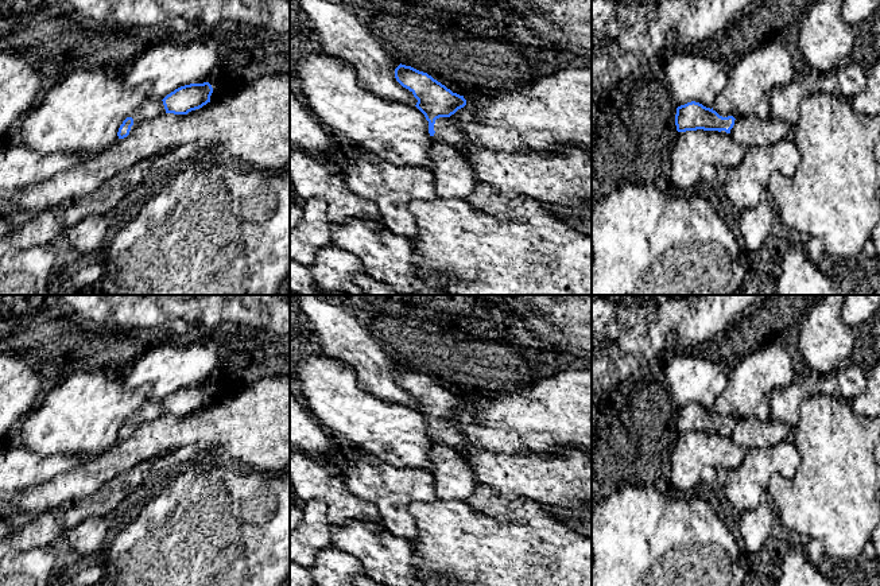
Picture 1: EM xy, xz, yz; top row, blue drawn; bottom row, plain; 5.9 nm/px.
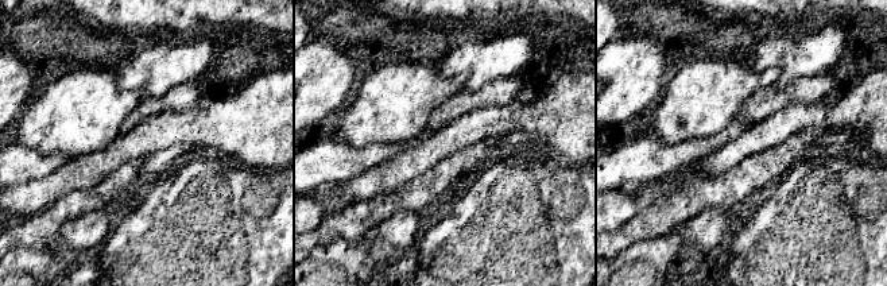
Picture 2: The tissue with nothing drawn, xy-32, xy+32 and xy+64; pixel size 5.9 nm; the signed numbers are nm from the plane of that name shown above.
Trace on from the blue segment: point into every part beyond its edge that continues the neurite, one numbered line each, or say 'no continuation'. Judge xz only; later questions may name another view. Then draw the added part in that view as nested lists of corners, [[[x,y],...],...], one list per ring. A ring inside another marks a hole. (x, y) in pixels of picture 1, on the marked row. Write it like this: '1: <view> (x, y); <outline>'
1: xz (446, 131); [[[451,117],[437,119],[434,124],[435,133],[431,136],[433,141],[446,143],[462,152],[470,141],[457,124]]]

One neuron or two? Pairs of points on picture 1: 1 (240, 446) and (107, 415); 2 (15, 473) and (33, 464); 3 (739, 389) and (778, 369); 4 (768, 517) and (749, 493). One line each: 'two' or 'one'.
1: two
2: one
3: one
4: two

